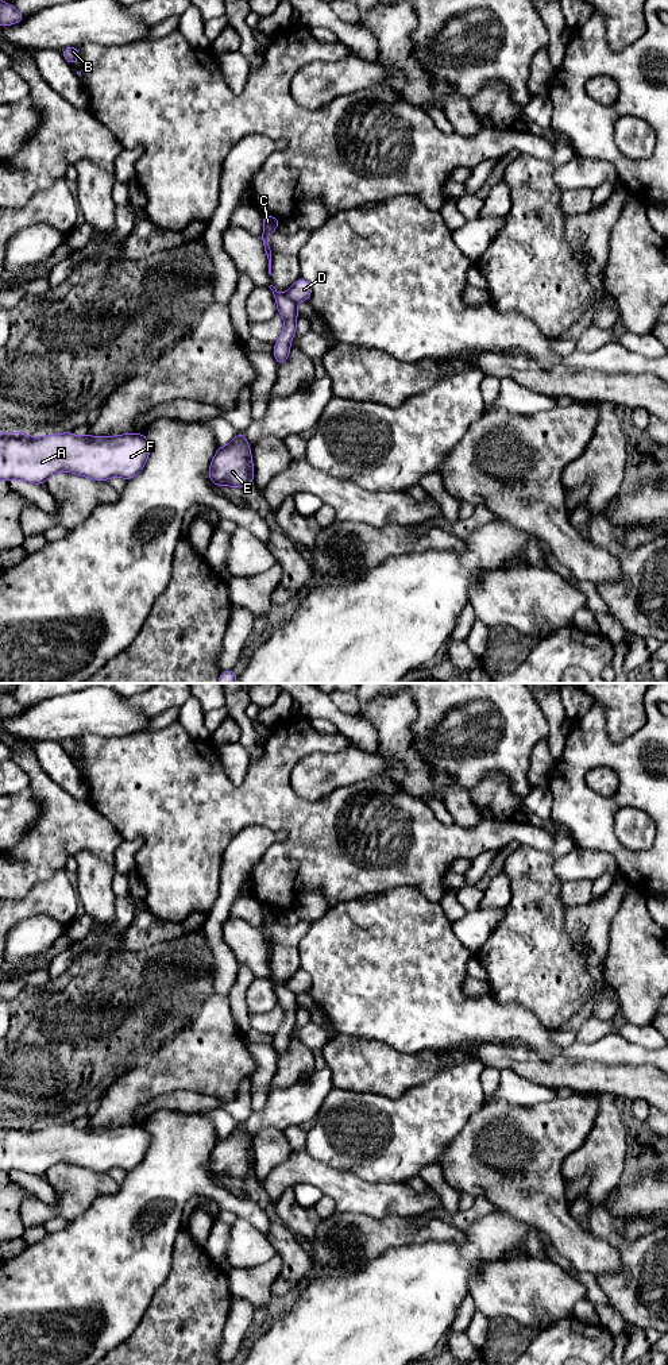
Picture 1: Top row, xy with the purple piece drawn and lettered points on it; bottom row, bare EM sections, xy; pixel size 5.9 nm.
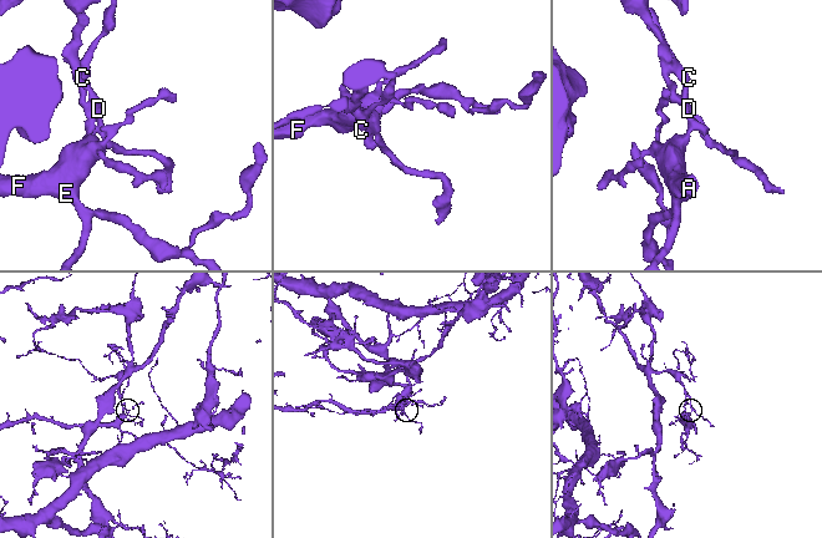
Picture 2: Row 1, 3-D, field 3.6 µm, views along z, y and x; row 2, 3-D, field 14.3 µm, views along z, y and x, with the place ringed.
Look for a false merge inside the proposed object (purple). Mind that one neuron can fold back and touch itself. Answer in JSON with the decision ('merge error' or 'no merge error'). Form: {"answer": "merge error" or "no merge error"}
{"answer": "merge error"}

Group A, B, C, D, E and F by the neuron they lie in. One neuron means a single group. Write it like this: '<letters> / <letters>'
A C E F / B D

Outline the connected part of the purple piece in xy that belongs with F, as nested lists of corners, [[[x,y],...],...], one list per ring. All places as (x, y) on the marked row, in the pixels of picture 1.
[[[0,432],[0,481],[22,479],[43,485],[59,471],[93,481],[136,477],[151,451],[143,433],[76,436],[72,432],[31,437],[23,432]]]

